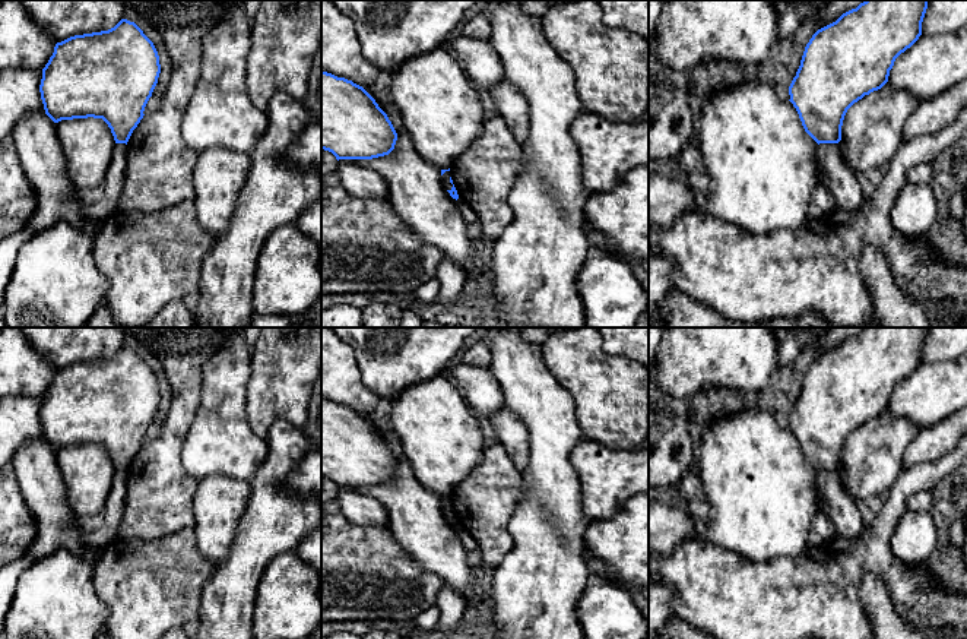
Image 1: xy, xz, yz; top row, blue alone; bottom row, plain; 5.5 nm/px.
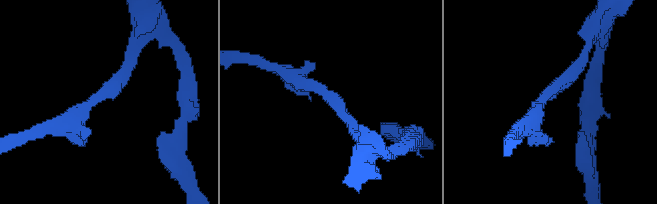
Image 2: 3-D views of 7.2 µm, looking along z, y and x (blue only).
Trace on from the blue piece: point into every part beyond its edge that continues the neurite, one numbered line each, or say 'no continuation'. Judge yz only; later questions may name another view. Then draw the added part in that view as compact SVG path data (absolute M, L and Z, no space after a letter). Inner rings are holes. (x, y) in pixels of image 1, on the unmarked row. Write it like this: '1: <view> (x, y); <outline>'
no continuation

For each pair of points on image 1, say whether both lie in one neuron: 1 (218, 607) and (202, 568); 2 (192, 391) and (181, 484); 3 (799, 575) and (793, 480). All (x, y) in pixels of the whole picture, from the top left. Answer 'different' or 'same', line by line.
1: different
2: same
3: different

